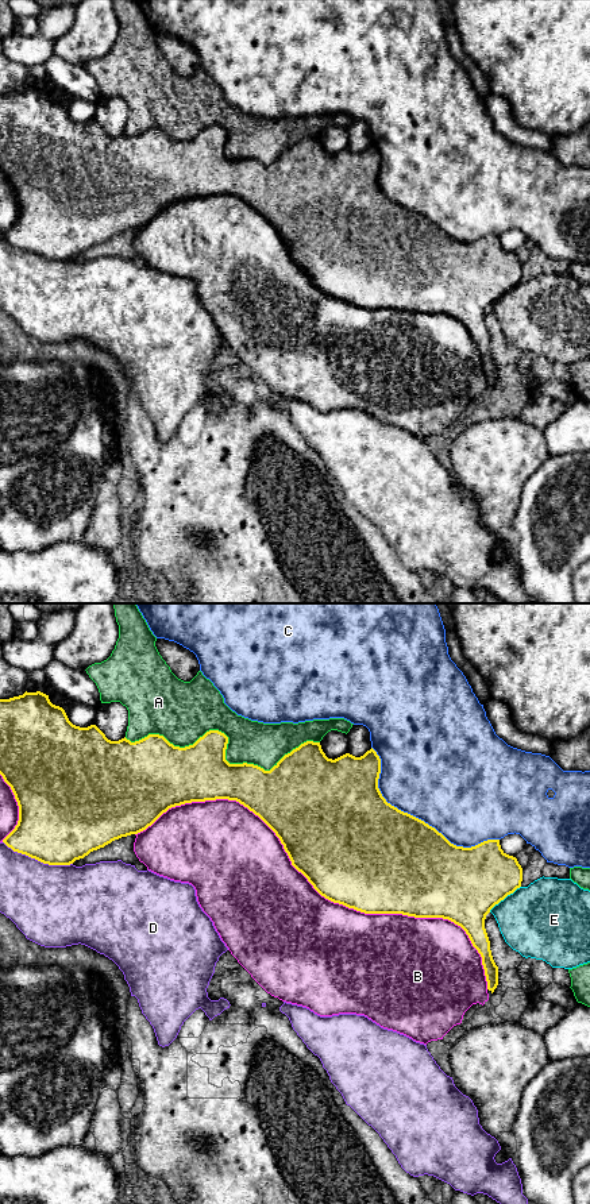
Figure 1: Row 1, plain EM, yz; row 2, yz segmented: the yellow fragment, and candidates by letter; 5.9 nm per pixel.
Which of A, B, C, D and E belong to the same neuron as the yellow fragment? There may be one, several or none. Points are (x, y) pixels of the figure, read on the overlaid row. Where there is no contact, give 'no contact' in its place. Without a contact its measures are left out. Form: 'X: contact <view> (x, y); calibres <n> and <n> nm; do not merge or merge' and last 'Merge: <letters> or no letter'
A: contact yz (227, 743); calibres 340 and 260 nm; do not merge
B: contact yz (322, 895); calibres 500 and 500 nm; do not merge
C: contact yz (415, 817); calibres 500 and 500 nm; do not merge
D: contact yz (38, 860); calibres 480 and 440 nm; do not merge
E: contact yz (504, 898); calibres 440 and 440 nm; do not merge
Merge: no letter

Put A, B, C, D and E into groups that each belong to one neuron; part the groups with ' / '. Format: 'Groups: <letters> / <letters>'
Groups: A / B / C / D / E

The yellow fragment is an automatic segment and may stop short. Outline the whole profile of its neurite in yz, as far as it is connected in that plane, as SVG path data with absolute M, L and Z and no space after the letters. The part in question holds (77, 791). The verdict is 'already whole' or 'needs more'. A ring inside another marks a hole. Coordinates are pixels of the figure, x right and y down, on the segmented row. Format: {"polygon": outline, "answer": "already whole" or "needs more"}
{"polygon": "M24 692L23 695L9 699L0 699L0 775L11 787L19 806L19 821L15 829L3 840L14 852L26 854L49 865L70 865L76 860L84 858L90 852L104 848L115 840L138 834L151 826L169 809L192 802L205 802L216 799L236 800L255 815L258 815L279 838L288 853L292 865L301 872L313 888L325 899L343 904L348 908L365 914L402 914L414 918L443 918L460 926L468 935L473 946L482 957L482 965L487 981L487 989L493 993L498 985L498 966L495 965L490 941L485 929L485 919L490 910L521 887L522 868L517 858L506 854L500 845L500 840L487 840L471 848L456 846L451 844L441 833L424 821L398 810L386 802L378 788L381 773L381 759L371 748L363 756L355 757L346 753L335 760L328 759L321 749L320 742L306 741L290 753L285 755L270 771L254 764L230 764L225 760L228 737L219 730L209 730L200 737L193 745L180 748L170 744L163 736L149 734L147 737L131 742L126 737L119 741L111 741L96 726L80 728L73 725L65 710L50 702L49 695L36 692Z", "answer": "already whole"}

